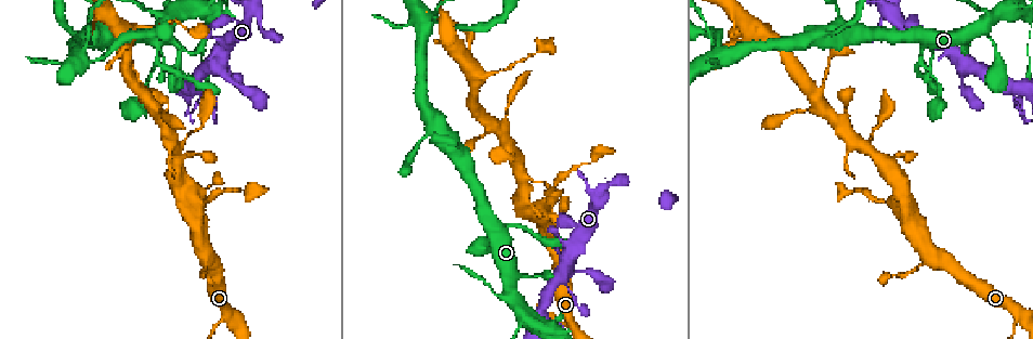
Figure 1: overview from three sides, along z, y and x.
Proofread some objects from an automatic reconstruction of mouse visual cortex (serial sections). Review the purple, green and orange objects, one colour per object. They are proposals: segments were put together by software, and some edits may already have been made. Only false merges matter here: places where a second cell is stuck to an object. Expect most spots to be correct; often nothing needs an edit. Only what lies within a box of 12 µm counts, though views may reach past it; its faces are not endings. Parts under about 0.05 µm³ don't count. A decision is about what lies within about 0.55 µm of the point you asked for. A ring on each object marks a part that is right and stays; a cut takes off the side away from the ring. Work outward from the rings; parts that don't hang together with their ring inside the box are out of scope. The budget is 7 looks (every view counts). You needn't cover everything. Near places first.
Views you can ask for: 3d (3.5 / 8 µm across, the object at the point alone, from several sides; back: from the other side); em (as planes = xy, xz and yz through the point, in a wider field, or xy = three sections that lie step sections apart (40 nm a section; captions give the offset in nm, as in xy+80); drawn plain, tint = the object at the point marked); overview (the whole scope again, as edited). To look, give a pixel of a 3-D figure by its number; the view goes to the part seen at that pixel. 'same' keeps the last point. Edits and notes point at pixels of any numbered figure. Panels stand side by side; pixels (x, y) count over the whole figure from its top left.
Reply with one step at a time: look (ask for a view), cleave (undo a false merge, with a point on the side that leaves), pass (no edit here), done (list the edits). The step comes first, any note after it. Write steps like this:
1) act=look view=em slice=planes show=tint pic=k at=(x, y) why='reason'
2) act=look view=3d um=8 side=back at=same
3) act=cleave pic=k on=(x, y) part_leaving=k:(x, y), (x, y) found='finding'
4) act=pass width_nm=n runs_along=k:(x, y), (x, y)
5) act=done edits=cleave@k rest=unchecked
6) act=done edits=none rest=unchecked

act=look view=3d um=3.5 side=back pic=1 at=(568, 275) why='narrows sharply'

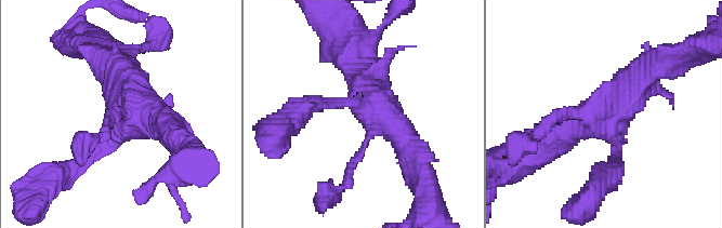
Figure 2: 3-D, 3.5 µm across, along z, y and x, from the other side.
act=pass arm_widths_nm=150,150,450,450 runs_along=2:(653, 63), (605, 112), (550, 136) found='all the same cell'

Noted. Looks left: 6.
act=look view=3d um=3.5 pic=1 at=(919, 59) why='thin arm on a thick one'

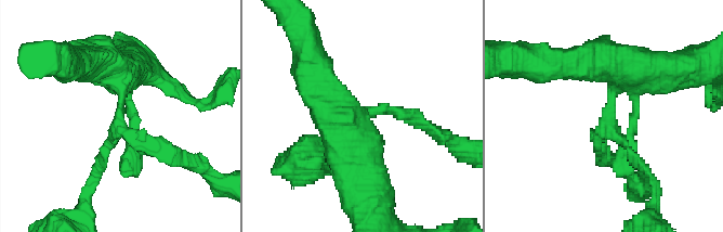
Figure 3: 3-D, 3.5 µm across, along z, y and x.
act=look view=em slice=xy step=2 show=tint pic=3 at=(119, 121) arms=3 arm_widths_nm=150,150,600 why='need the tissue'

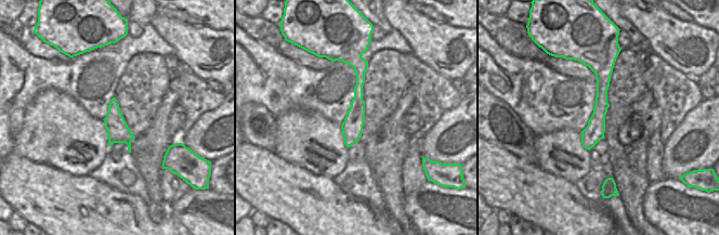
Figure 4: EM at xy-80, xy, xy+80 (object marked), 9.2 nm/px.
act=pass runs_along=3:(115, 73), (118, 136), (95, 176) found='continuous, no second cell'

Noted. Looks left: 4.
act=look view=3d um=3.5 pic=1 at=(196, 200) why='looks like a crossing'

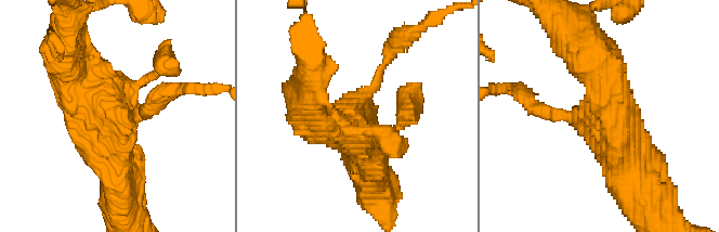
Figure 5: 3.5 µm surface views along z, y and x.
act=look view=em slice=xy step=2 show=tint pic=5 at=(113, 116) arms=4 arm_widths_nm=100,150,500,600

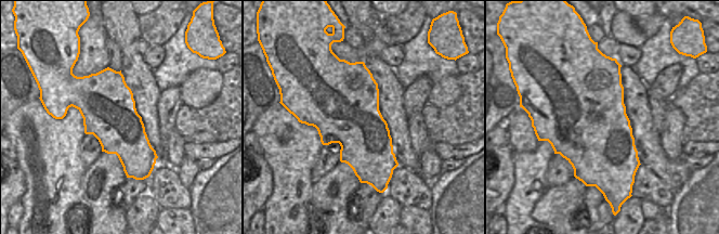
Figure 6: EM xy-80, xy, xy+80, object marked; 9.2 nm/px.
act=look view=em slice=xy step=5 show=tint at=same

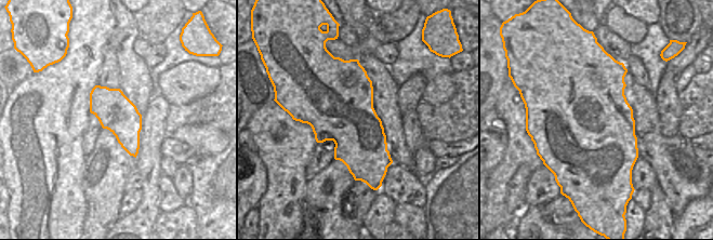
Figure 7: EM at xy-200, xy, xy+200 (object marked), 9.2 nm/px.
act=pass width_nm=650 runs_along=5:(116, 174), (66, 50) found='all the same cell'

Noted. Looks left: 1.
act=done edits=none rest=unchecked

